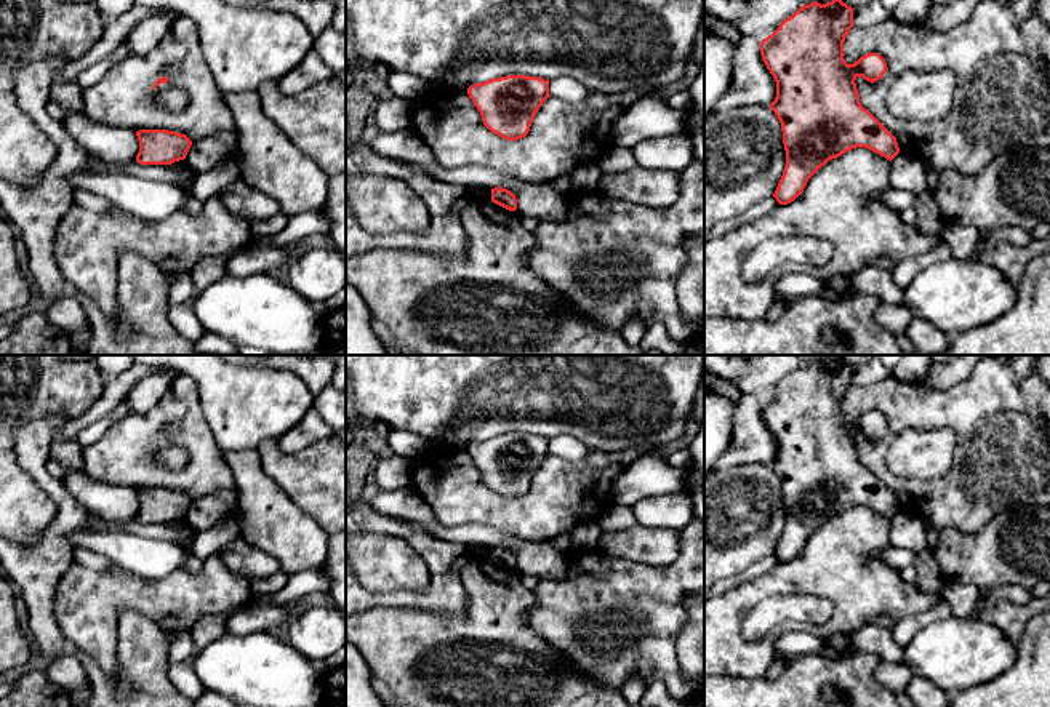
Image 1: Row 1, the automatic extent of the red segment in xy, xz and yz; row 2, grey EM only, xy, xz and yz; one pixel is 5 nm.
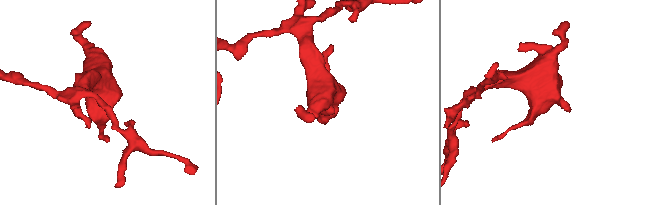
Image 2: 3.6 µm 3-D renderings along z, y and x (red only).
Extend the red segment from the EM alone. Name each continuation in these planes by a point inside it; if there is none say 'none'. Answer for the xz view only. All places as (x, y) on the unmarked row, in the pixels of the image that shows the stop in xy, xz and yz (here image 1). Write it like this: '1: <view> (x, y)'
none

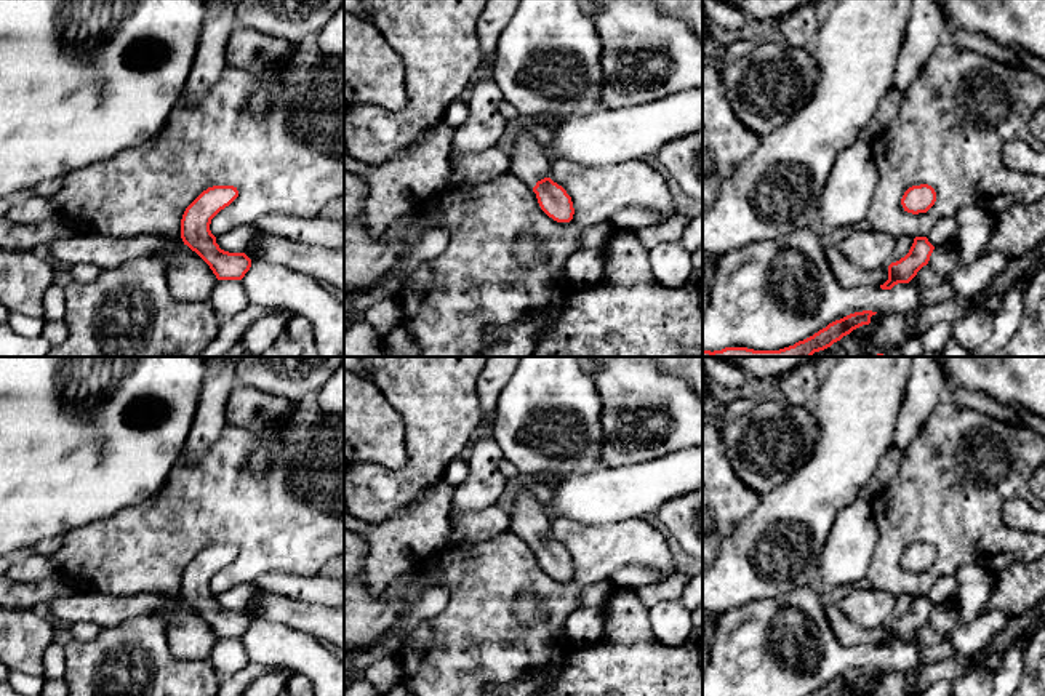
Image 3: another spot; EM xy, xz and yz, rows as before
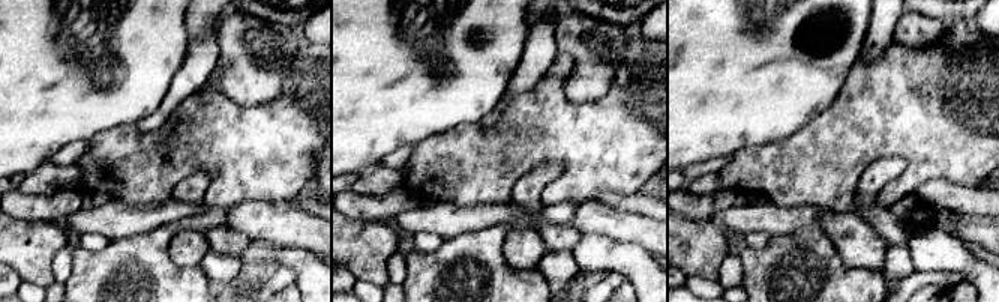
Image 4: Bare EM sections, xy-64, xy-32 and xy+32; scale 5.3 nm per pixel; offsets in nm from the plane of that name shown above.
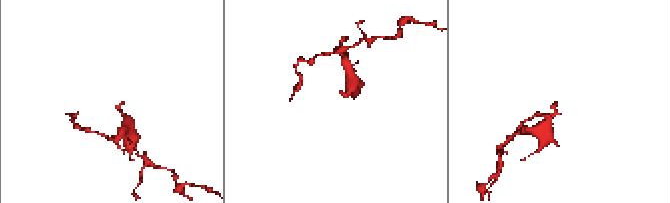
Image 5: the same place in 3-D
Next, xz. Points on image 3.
1: xz (527, 519)

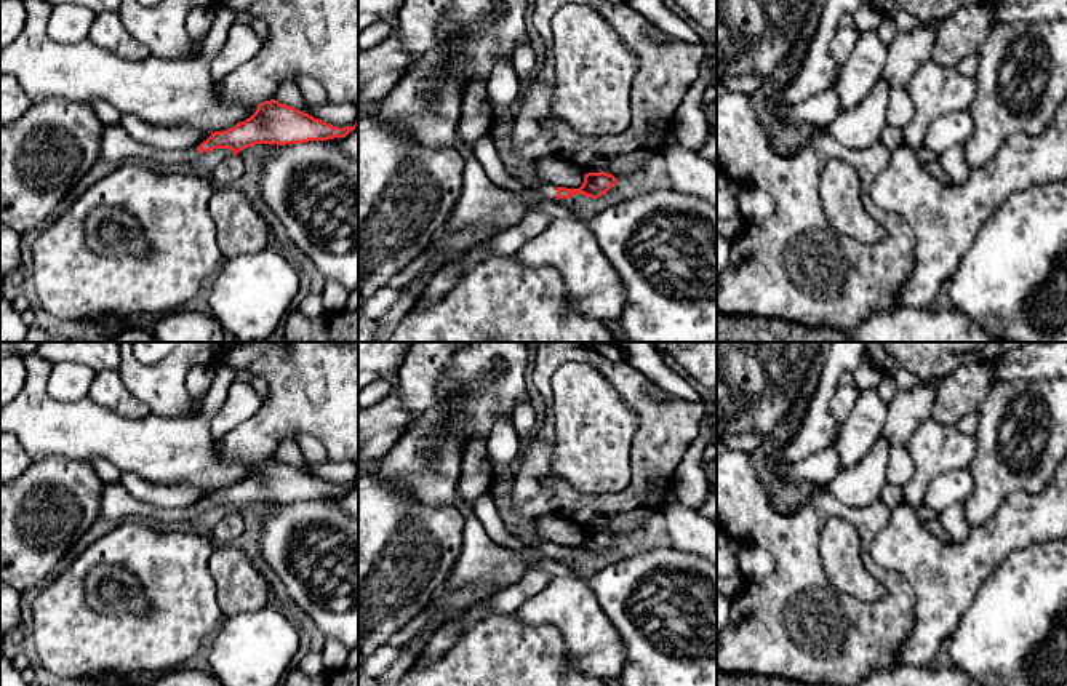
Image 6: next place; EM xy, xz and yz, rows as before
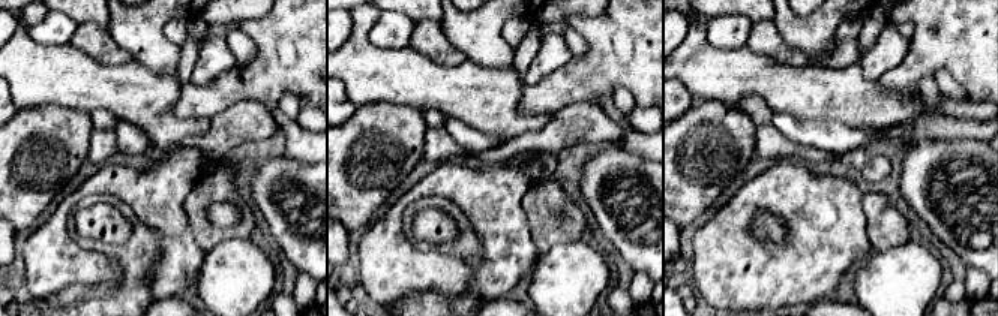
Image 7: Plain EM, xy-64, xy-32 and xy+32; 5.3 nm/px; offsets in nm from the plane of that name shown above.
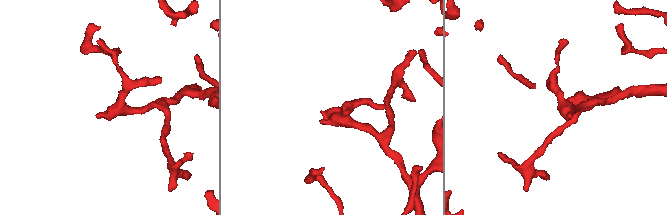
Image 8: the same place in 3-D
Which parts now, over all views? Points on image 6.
1: xz (482, 562)

